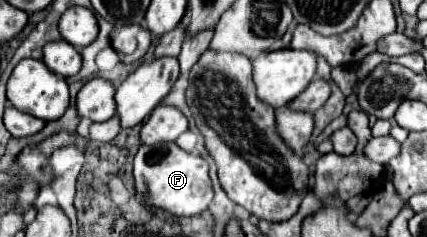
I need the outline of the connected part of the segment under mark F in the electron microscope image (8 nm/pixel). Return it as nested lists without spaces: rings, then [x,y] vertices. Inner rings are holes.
[[[176,143],[142,145],[134,157],[136,199],[156,205],[178,217],[190,217],[206,211],[212,203],[214,191],[208,177],[208,163],[196,155],[180,149]]]

